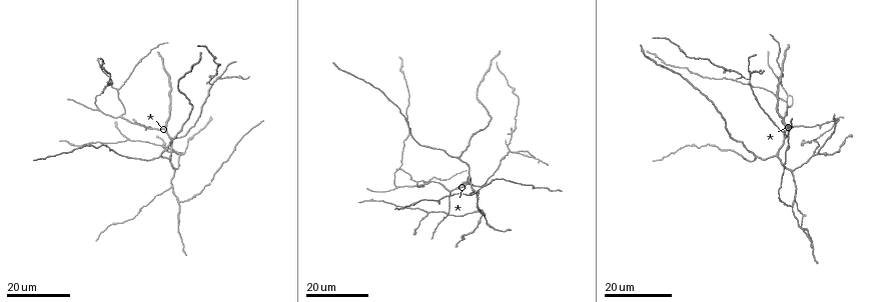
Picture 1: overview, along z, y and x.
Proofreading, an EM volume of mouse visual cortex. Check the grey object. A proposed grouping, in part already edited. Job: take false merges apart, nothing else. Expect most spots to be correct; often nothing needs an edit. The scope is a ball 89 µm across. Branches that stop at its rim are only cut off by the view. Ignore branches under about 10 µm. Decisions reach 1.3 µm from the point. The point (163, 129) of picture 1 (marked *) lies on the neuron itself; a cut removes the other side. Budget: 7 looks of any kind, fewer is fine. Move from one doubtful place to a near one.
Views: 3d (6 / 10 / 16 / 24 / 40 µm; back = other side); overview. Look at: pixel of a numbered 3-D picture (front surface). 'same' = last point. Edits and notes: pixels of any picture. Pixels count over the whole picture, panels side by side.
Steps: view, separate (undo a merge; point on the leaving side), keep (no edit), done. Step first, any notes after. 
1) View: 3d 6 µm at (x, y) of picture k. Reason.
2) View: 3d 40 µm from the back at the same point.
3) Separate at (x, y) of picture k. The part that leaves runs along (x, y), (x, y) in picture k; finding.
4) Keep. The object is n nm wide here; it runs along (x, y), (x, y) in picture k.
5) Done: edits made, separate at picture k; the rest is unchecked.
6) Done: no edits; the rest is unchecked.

View: 3d 24 µm at (174, 186) of picture 1. Three arms meet.

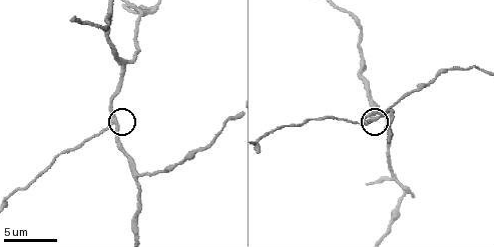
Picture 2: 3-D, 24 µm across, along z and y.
View: 3d 10 µm at (113, 124) of picture 2.

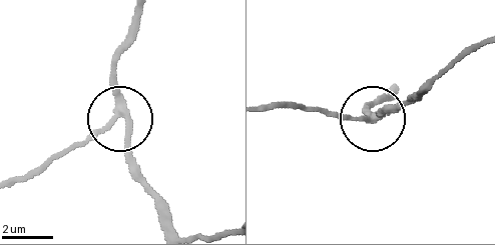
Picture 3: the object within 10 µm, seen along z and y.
Keep. The side arm is 35 µm long; 3 arms meet here; one neuron here.

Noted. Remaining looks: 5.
View: 3d 24 µm at (212, 84) of picture 1. Three-way junction.

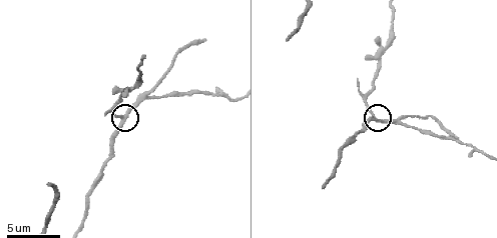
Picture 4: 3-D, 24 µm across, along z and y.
View: 3d 6 µm at (123, 116) of picture 4.

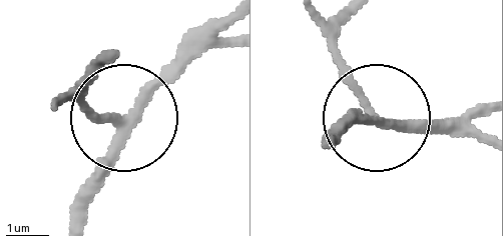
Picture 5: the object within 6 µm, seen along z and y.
Keep. 3 arms meet here; it runs along (83, 220), (112, 134), (209, 30) in picture 5; continuous, no second neuron.

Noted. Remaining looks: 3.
View: 3d 24 µm at (418, 185) of picture 1. Side arm on a straight run.

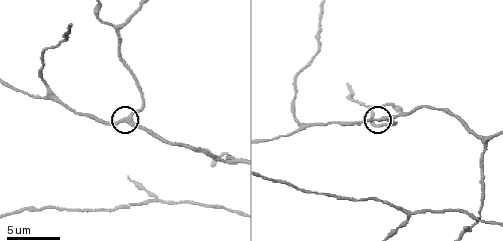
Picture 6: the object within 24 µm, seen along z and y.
View: 3d 6 µm at (125, 121) of picture 6.

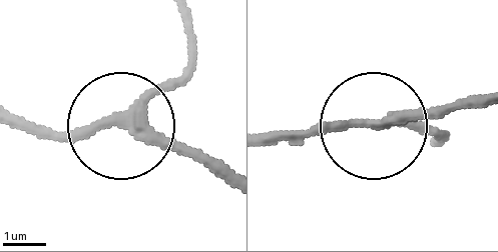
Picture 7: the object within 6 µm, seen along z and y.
View: 3d 6 µm from the back at (127, 117) of picture 7.

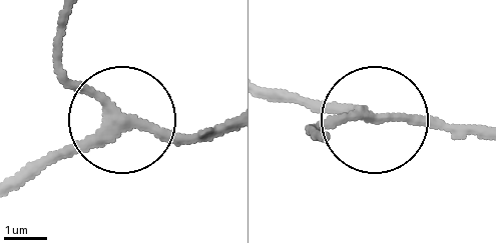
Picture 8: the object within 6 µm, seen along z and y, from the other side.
Keep. The object is 230 nm wide here; it runs along (19, 176), (119, 126), (55, 61) in picture 8; all the same neuron.

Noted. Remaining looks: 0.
Done: no edits; the rest is unchecked.

